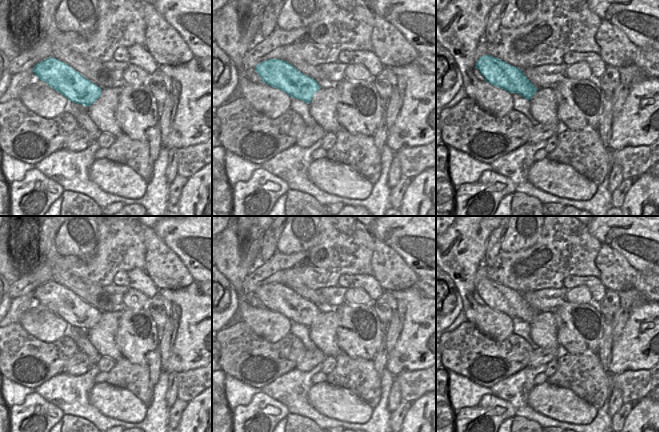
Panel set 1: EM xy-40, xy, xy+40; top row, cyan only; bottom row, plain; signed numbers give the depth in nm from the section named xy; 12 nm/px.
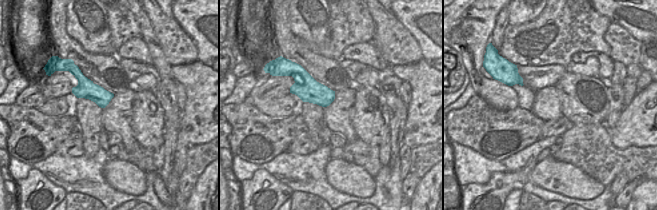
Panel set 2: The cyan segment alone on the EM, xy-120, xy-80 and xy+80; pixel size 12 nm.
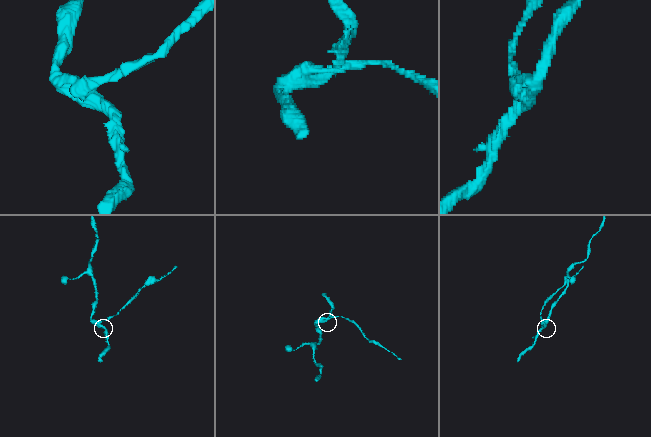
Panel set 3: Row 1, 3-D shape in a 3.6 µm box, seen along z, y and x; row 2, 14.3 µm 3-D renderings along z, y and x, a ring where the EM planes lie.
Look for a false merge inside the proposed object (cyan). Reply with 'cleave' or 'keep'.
cleave

